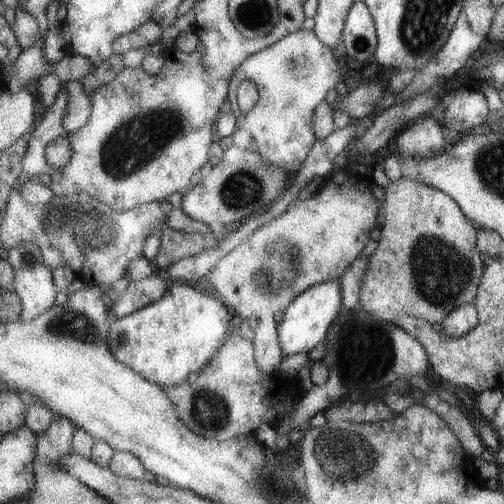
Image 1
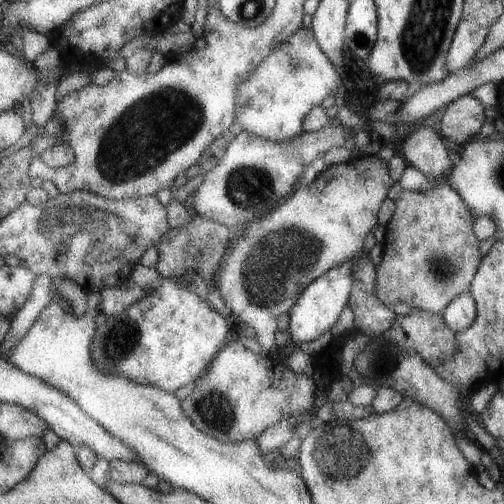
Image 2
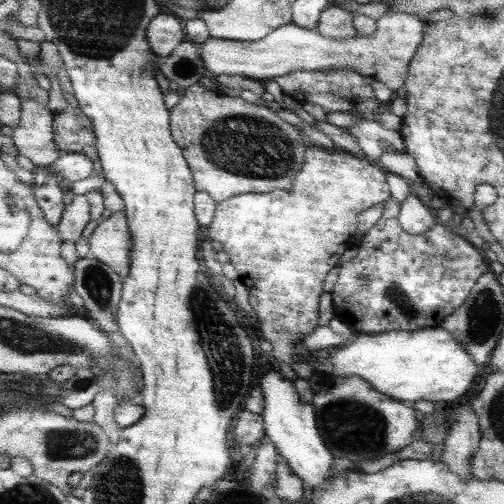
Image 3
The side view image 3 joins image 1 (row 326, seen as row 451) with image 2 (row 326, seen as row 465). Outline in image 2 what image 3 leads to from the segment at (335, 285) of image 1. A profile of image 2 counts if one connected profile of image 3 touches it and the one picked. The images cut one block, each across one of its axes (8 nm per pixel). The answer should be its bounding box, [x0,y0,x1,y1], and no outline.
[287,256,359,350]

